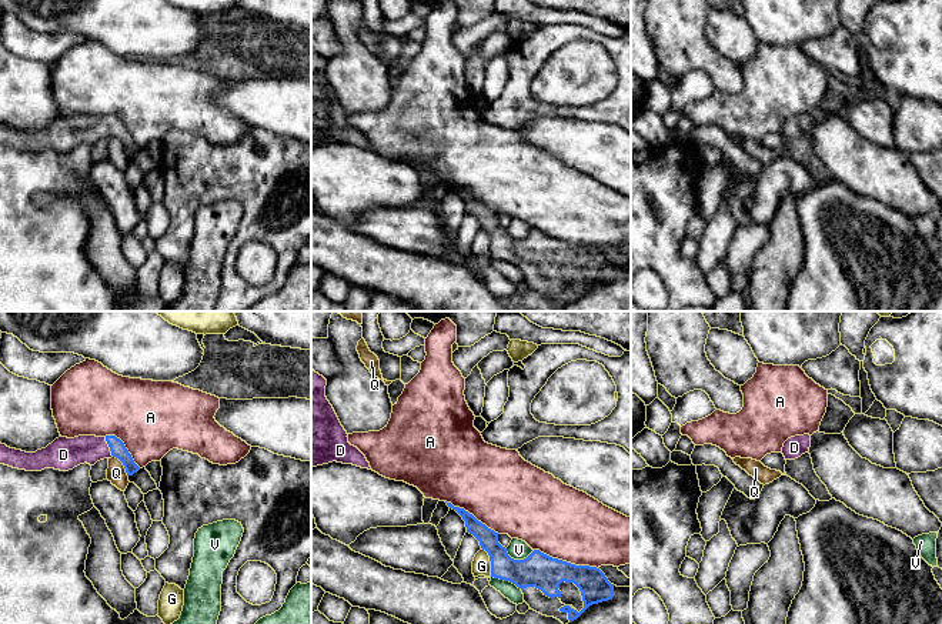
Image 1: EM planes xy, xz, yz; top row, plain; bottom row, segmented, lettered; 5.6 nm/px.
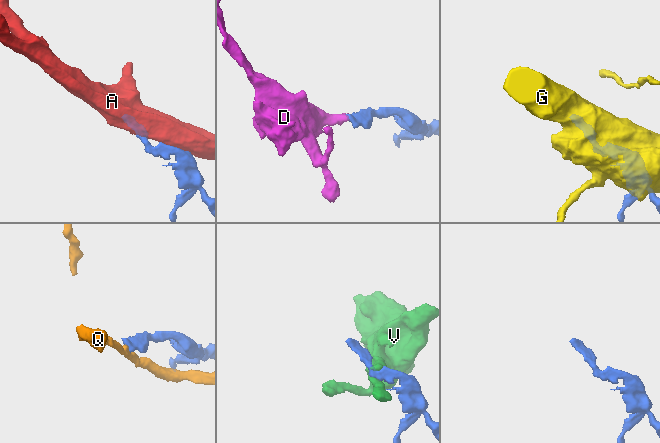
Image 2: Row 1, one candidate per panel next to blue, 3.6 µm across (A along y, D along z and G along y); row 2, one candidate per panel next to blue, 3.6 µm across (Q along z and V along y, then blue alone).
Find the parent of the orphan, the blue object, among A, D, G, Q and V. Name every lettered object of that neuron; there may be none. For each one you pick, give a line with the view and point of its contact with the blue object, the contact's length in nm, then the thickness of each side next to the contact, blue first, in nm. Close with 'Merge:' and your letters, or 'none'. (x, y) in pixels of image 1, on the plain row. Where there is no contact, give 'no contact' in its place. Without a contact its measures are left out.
D: meets blue in xy at (109, 126); contact 120 nm long; 90 nm thick on the blue side, 180 nm on the other
Merge: D

